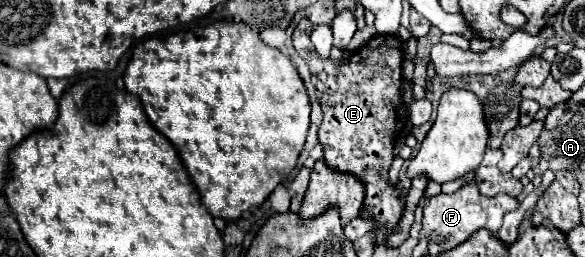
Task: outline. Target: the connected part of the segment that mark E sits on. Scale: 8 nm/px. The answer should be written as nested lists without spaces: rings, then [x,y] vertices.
[[[302,17],[300,23],[294,29],[294,49],[298,51],[298,55],[308,63],[312,75],[317,78],[316,89],[319,93],[319,104],[322,109],[322,125],[320,125],[320,143],[324,145],[324,161],[330,169],[338,171],[338,173],[350,173],[356,179],[360,179],[364,183],[366,195],[364,195],[364,205],[362,205],[362,217],[370,217],[374,221],[374,235],[382,233],[386,241],[386,237],[396,229],[402,211],[404,211],[404,197],[398,193],[396,187],[390,185],[390,177],[388,177],[388,169],[392,165],[392,149],[394,149],[394,141],[396,137],[402,133],[402,129],[406,127],[406,105],[400,99],[400,85],[402,85],[402,61],[404,61],[404,47],[402,47],[402,39],[398,39],[396,35],[376,35],[368,41],[368,45],[360,47],[356,53],[352,53],[352,57],[342,59],[342,61],[334,61],[332,57],[320,57],[310,41],[310,33],[312,33],[312,23],[310,19]]]

